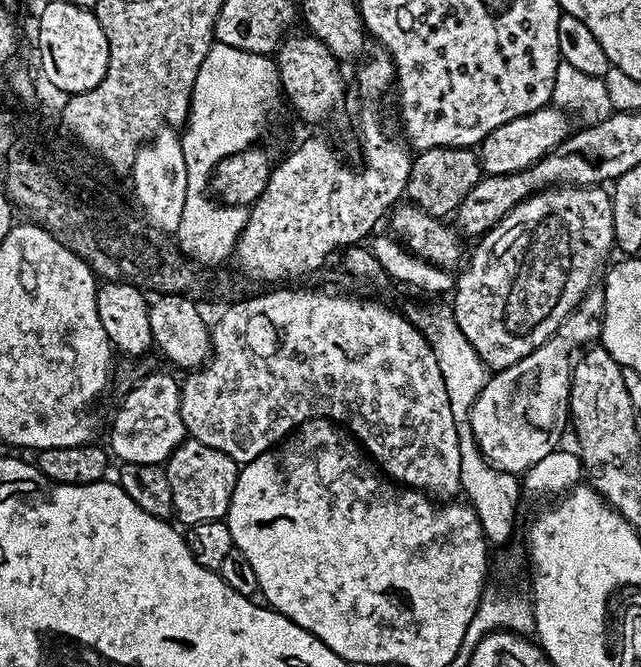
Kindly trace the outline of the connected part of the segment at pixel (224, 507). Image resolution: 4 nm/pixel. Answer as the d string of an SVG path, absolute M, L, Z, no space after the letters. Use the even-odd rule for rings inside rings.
M185 438L169 454L163 470L166 478L170 478L174 516L177 521L181 520L181 525L224 520L227 517L238 477L238 465L235 460L222 454L222 450L214 450L214 446L206 446L206 442Z

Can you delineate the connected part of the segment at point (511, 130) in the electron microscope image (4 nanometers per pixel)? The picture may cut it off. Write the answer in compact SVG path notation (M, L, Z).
M549 106L498 126L498 130L494 130L478 145L481 169L489 176L505 176L529 168L548 153L557 151L560 143L568 139L570 135L568 120L570 120L569 113L555 106Z

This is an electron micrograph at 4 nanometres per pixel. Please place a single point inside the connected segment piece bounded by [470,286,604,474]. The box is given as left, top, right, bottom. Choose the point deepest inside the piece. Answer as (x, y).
(520, 416)

